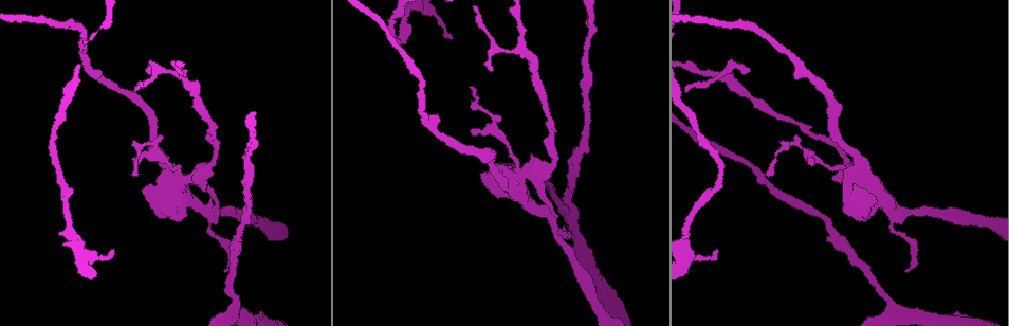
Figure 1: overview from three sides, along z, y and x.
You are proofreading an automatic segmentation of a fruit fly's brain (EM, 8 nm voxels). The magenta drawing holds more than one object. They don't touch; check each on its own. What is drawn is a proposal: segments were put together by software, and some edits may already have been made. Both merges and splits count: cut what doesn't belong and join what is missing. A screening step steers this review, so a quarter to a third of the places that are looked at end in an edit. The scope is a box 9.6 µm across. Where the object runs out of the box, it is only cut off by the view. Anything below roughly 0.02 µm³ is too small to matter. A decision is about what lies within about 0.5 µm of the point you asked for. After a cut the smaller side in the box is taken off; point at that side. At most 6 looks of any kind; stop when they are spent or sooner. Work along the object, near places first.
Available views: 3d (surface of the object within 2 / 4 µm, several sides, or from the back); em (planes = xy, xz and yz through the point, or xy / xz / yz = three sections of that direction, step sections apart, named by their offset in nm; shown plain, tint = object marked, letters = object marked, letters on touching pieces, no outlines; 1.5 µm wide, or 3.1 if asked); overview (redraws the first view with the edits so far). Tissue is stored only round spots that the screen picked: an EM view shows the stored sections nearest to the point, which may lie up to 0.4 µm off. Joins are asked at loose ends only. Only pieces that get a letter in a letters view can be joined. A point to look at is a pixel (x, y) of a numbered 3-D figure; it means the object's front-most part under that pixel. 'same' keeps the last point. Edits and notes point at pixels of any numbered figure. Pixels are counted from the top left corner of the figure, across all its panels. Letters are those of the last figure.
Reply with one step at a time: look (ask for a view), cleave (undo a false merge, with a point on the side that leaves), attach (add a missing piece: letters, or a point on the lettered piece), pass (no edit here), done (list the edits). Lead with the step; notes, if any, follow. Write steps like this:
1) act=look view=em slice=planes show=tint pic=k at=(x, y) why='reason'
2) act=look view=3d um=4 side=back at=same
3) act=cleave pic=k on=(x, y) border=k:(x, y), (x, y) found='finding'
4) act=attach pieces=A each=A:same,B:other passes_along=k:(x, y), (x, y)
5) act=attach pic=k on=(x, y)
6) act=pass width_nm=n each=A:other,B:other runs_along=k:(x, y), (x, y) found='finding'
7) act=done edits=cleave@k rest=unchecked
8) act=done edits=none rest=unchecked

act=look view=em slice=planes show=letters pic=1 at=(472, 135) why='free end'

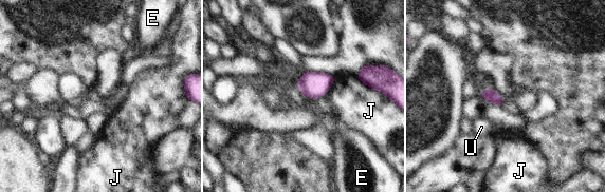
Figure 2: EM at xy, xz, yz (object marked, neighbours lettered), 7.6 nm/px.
act=pass width_nm=100 each=E:other,J:other,U:other border=2:(325, 95), (312, 99) found='none of them fits'

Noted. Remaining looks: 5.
act=look view=em slice=planes show=letters pic=1 at=(111, 250) why='an open end'

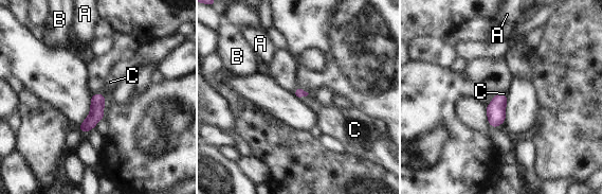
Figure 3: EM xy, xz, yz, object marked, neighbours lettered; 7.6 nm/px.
act=attach pieces=C longest_contact=C:90nm each=A:other,B:other,C:same passes_along=3:(298, 92), (304, 95), (328, 118) found='it goes on there'

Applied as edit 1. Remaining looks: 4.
act=done edits=attach@3 rest=unchecked

